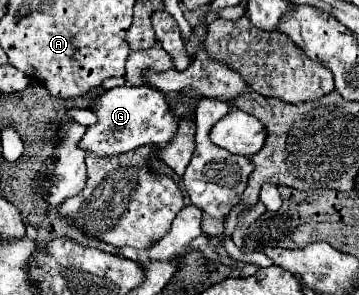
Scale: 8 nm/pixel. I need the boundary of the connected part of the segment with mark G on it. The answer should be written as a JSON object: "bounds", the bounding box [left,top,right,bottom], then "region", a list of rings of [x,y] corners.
{"bounds":[79,85,177,157],"region":[[[141,85],[141,87],[115,87],[101,93],[93,99],[91,111],[97,115],[97,123],[89,125],[85,135],[79,141],[79,149],[93,153],[95,157],[113,157],[127,151],[133,151],[141,145],[163,145],[177,133],[177,121],[173,113],[169,113],[169,105],[165,95],[157,89]]]}

